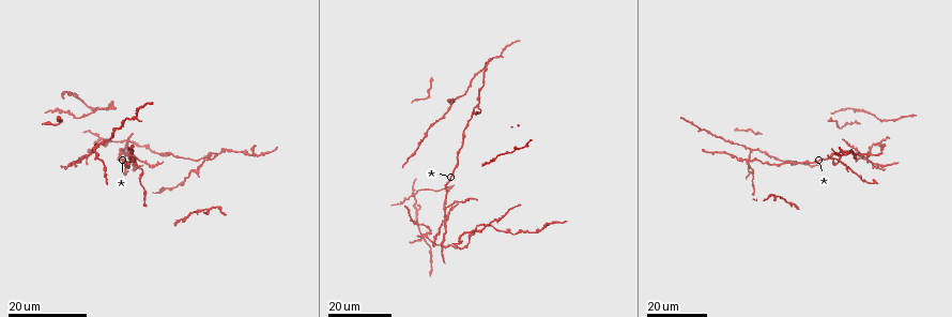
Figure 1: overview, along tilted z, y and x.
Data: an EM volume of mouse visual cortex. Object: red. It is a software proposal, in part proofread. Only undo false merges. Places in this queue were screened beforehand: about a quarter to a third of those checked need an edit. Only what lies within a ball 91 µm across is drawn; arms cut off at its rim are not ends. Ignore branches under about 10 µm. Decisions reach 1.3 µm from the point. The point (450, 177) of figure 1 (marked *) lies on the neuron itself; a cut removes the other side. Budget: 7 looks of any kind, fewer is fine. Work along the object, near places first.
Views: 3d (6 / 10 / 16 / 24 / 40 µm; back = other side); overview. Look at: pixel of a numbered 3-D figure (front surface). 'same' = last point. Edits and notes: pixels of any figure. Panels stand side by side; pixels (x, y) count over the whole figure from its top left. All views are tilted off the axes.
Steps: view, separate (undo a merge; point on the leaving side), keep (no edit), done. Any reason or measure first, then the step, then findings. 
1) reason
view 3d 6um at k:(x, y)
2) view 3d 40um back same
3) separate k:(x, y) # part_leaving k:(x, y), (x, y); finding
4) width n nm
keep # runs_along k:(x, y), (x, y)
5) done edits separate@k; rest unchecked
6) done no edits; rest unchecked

a fork
view 3d 16um at 1:(745, 161)

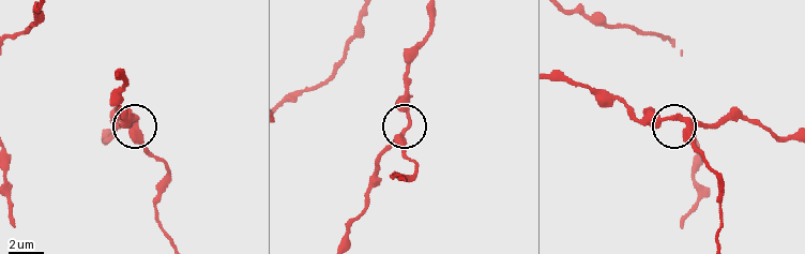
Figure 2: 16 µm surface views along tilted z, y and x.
view 3d 10um at 2:(683, 118)

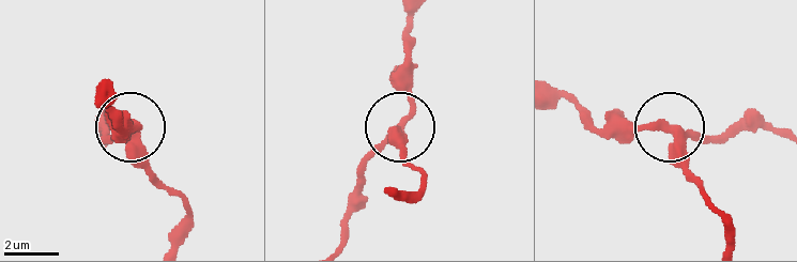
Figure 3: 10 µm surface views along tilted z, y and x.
view 3d 10um back at 3:(670, 128)

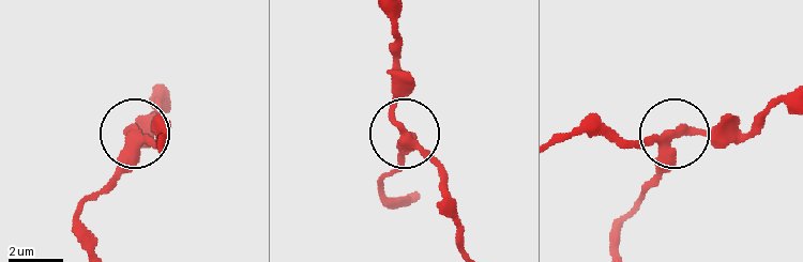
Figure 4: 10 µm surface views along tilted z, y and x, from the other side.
arms 3
keep # one neuron here

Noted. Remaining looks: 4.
four or more arms meet
view 3d 24um at 1:(443, 221)

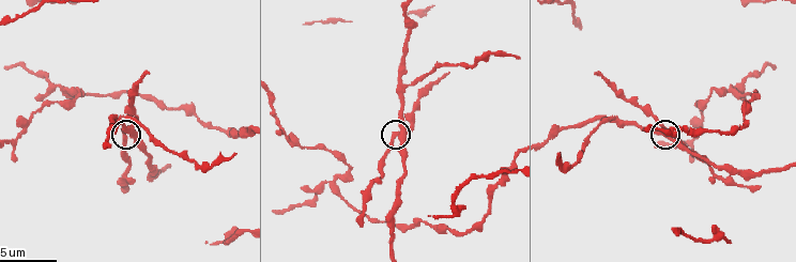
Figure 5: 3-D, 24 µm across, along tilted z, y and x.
zoom in
view 3d 10um at 5:(397, 136)

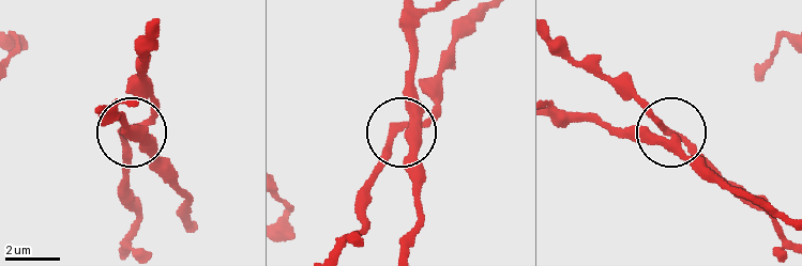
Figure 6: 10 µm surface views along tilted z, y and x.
keep # runs_along 6:(413, 18), (414, 107), (368, 187); one neuron here

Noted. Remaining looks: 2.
calibre changes
view 3d 16um at 1:(190, 171)

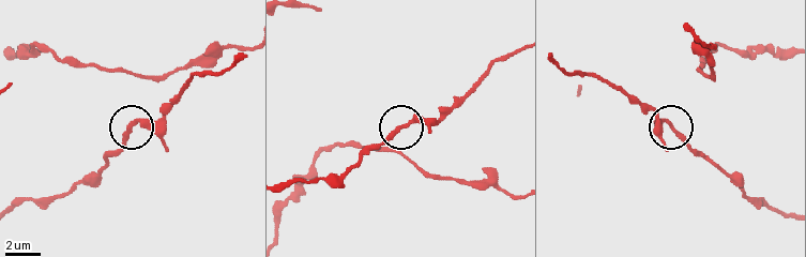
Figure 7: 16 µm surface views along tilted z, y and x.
closer look
view 3d 10um at 7:(132, 127)

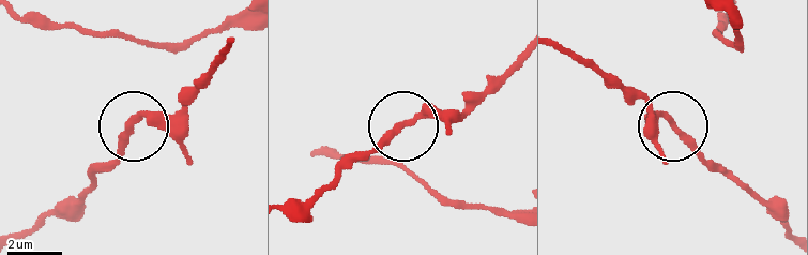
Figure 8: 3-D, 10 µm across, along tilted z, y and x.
keep # all the same neuron

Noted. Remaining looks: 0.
done no edits; rest unchecked

